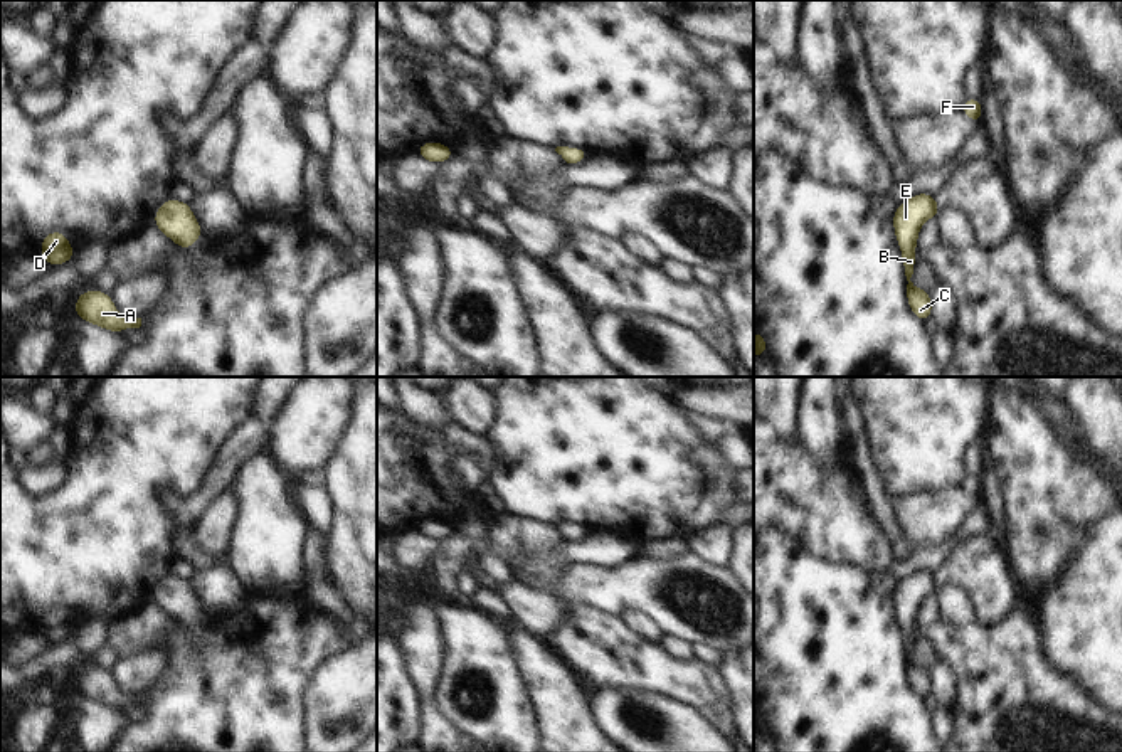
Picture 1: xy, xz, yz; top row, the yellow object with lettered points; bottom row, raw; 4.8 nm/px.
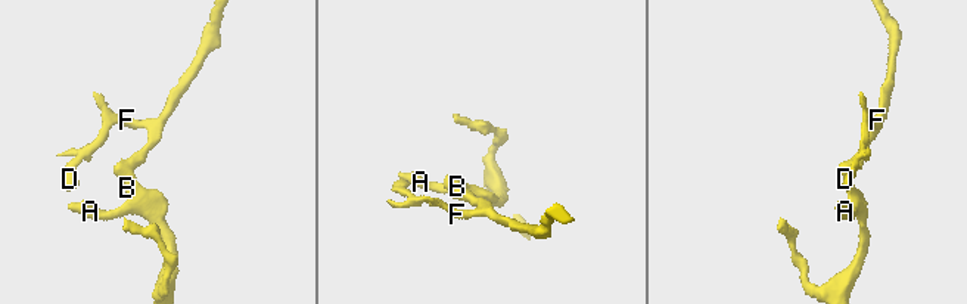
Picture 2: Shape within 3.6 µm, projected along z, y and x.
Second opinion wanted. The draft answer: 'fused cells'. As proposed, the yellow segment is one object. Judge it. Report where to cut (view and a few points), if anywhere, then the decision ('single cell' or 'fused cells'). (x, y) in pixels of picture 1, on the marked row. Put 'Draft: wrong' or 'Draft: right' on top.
Draft: wrong
no cut; single cell

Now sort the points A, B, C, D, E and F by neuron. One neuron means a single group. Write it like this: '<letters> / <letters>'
A B C D E F

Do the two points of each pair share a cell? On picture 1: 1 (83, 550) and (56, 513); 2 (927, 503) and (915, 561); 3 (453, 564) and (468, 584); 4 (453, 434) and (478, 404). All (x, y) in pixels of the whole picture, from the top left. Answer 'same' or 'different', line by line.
1: same
2: different
3: different
4: different

